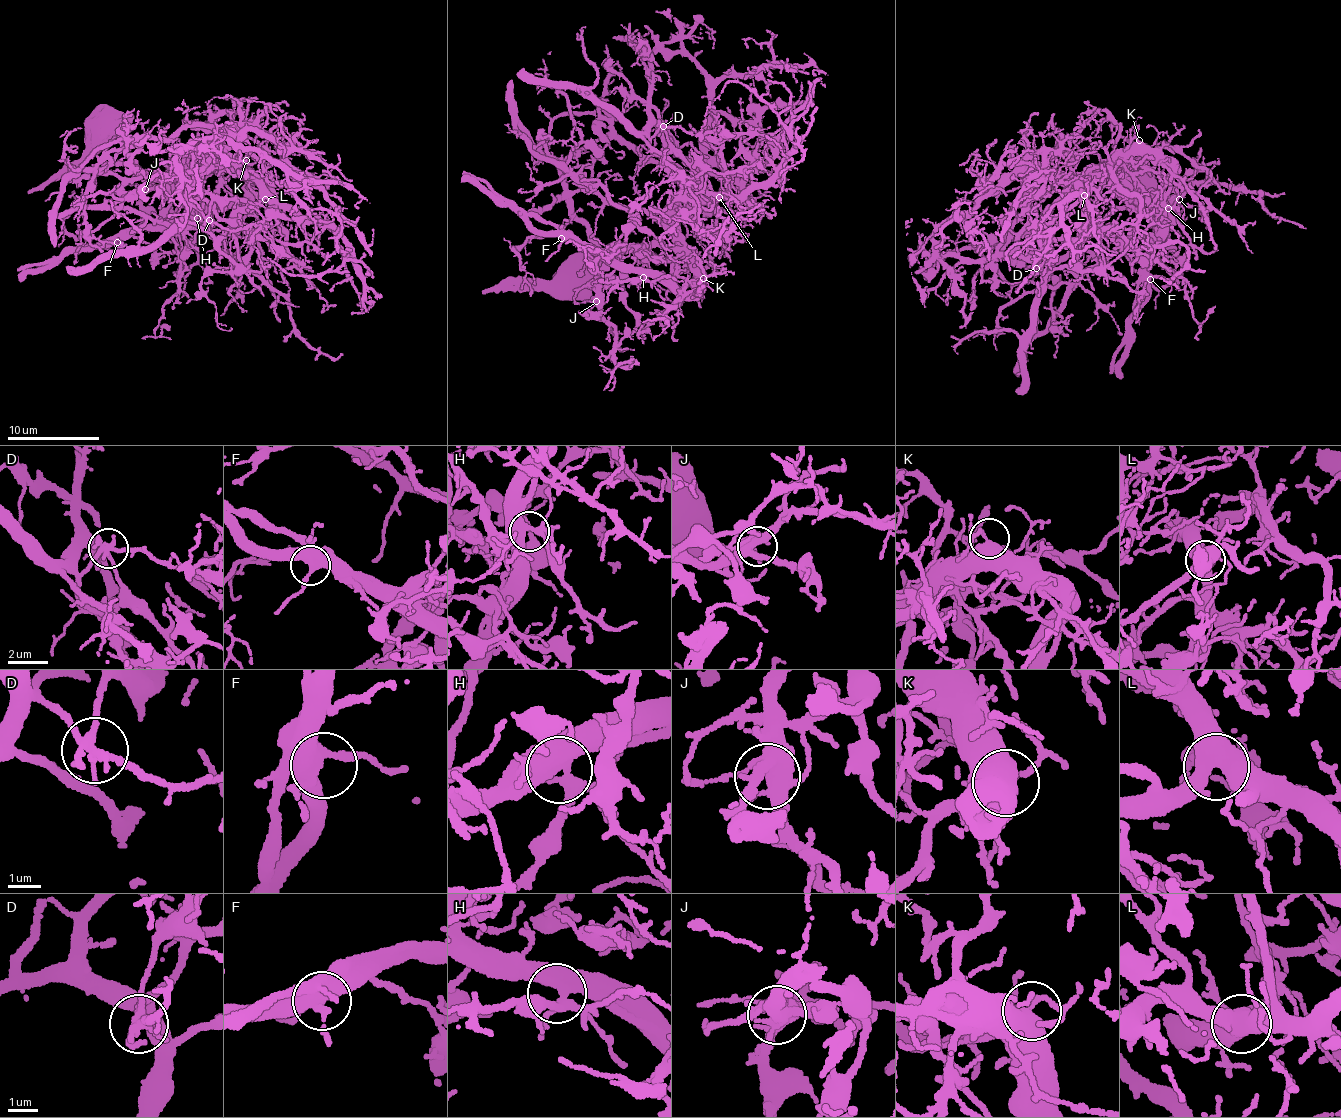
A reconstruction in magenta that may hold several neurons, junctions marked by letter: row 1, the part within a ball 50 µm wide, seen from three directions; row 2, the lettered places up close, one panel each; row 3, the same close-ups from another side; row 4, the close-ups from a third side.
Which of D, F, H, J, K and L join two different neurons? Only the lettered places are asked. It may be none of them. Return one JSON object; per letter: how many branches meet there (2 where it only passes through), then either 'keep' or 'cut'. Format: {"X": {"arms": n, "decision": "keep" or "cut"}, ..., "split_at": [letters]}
{"D": {"arms": 4, "decision": "cut"}, "F": {"arms": 5, "decision": "keep"}, "H": {"arms": 5, "decision": "keep"}, "J": {"arms": 5, "decision": "keep"}, "K": {"arms": 5, "decision": "keep"}, "L": {"arms": 3, "decision": "keep"}, "split_at": ["D"]}

